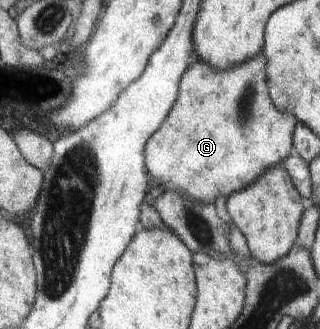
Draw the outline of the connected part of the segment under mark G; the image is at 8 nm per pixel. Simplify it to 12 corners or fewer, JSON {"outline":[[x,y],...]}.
{"outline":[[262,52],[197,59],[145,148],[193,201],[250,186],[294,148]]}

